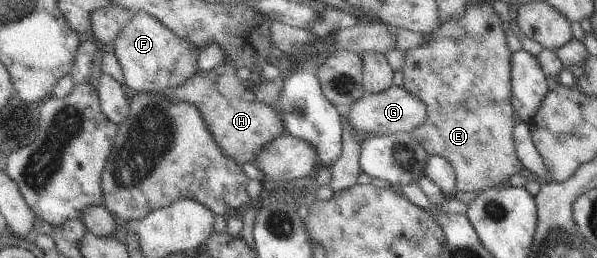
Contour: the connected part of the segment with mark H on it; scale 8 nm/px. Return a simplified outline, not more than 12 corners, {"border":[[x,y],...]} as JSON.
{"border":[[225,67],[172,89],[223,155],[251,164],[285,133],[275,108]]}

